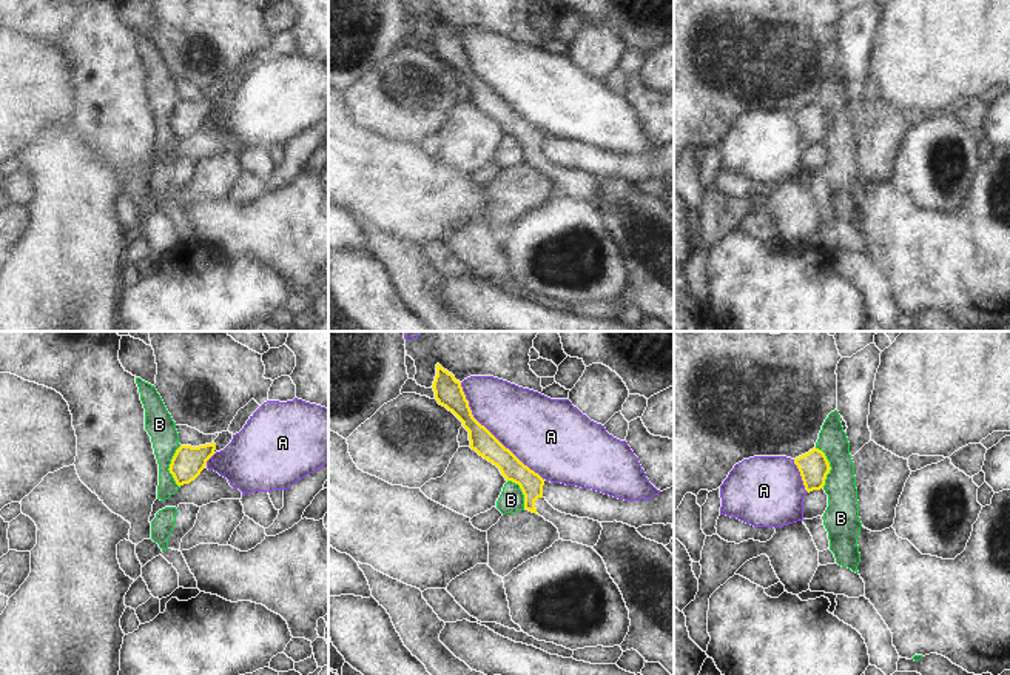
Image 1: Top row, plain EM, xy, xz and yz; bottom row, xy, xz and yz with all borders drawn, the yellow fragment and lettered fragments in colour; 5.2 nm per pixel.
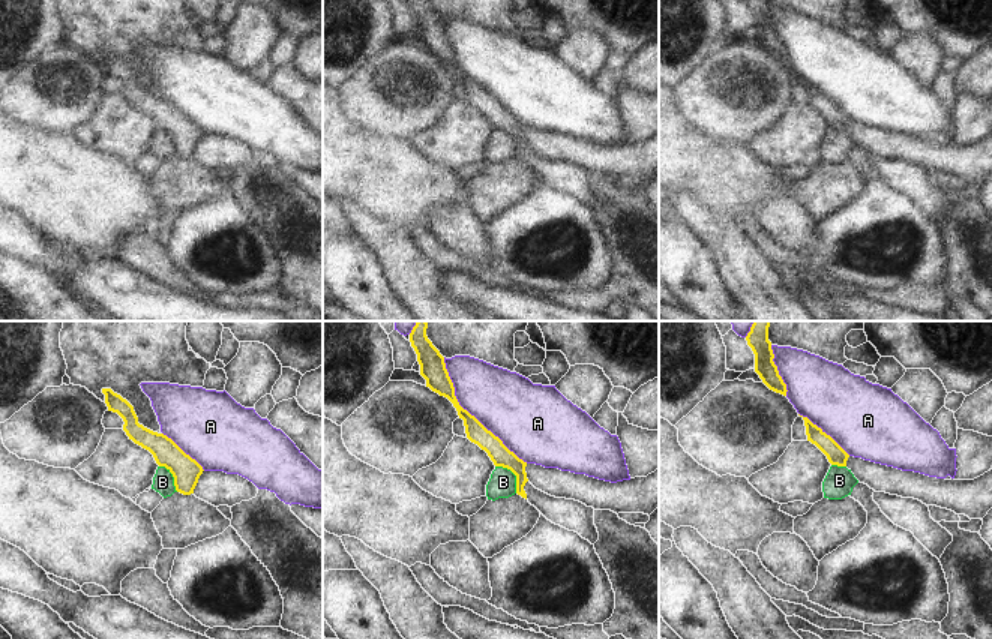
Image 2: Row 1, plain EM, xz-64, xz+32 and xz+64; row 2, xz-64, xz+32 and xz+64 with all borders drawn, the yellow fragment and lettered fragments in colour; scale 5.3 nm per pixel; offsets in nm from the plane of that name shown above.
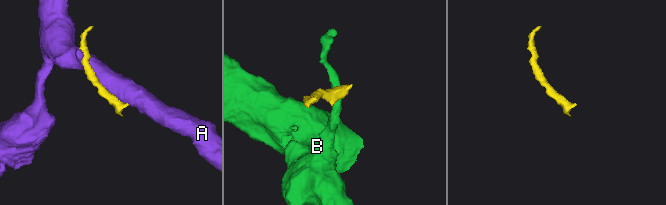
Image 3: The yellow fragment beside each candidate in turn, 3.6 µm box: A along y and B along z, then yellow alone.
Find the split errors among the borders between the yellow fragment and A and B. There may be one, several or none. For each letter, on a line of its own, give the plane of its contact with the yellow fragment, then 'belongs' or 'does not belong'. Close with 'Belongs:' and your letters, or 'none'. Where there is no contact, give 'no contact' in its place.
A: xz | does not belong
B: yz | does not belong
Belongs: none

